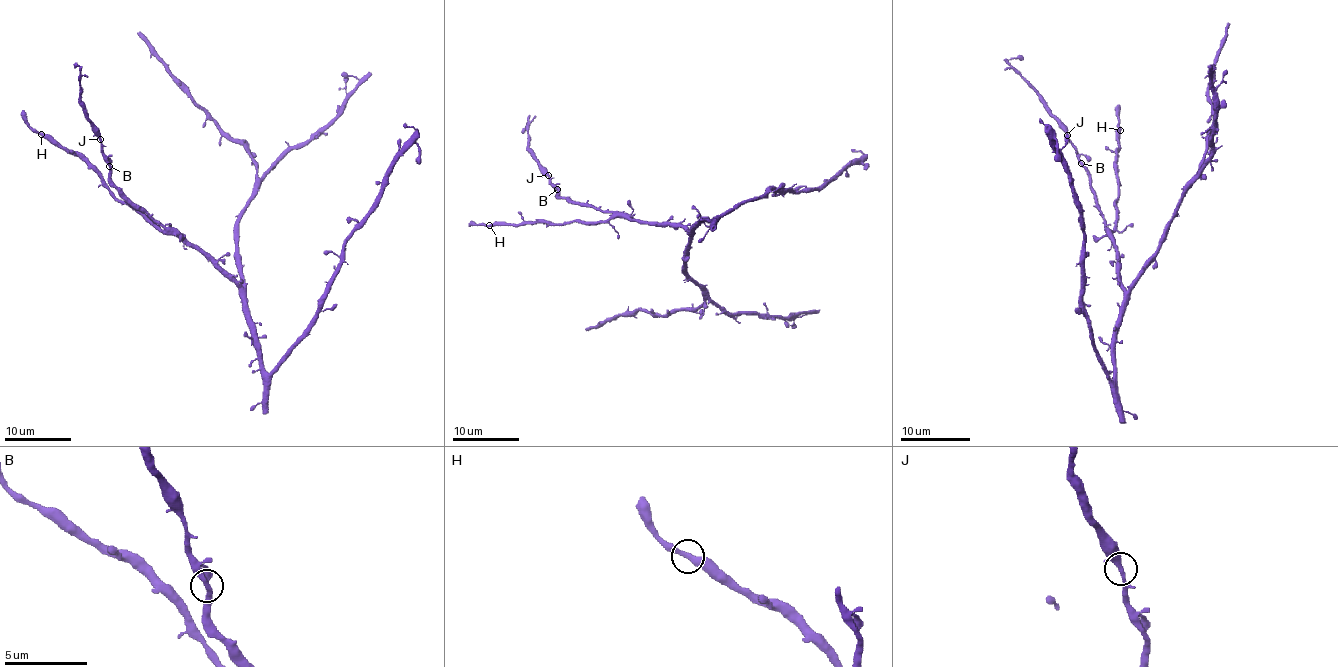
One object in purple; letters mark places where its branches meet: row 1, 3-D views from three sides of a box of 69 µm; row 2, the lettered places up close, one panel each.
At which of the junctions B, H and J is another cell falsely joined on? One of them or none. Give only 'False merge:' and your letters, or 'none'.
False merge: none

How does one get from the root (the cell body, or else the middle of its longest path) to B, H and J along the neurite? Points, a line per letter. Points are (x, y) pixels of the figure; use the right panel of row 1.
B: (1118, 329), (1123, 300), (1120, 258), (1111, 233), (1106, 228), (1088, 170), (1081, 163)
H: (1118, 329), (1123, 286), (1120, 258), (1111, 235), (1116, 221), (1116, 152), (1120, 130)
J: (1118, 329), (1123, 300), (1120, 258), (1111, 233), (1106, 228), (1088, 170), (1067, 135)

